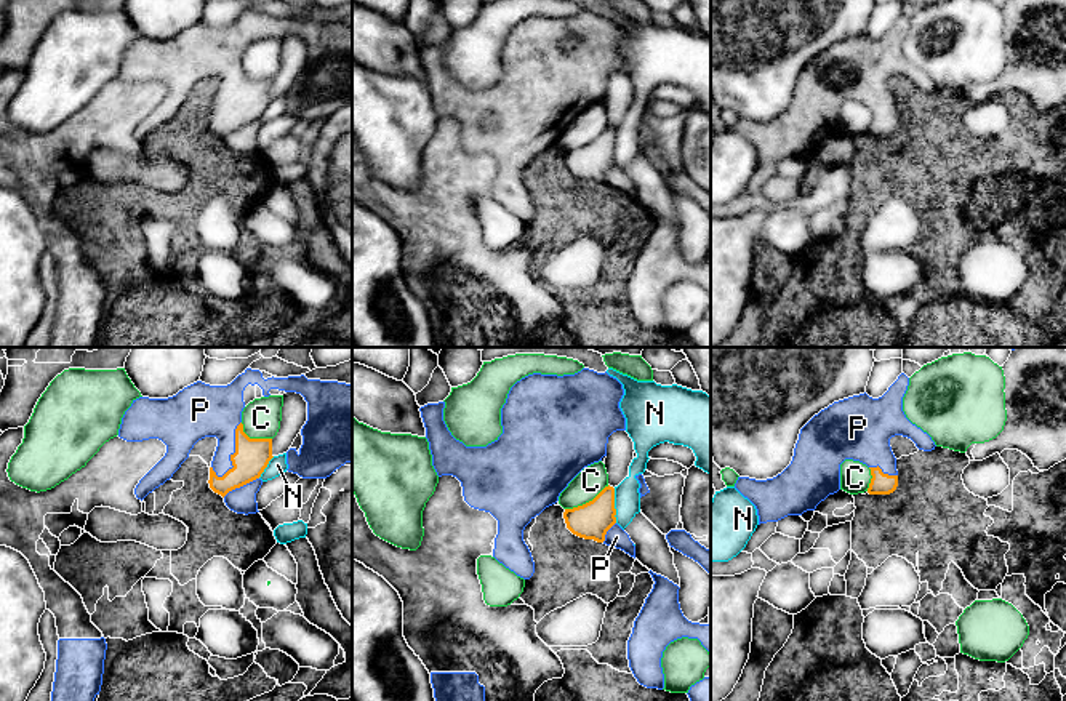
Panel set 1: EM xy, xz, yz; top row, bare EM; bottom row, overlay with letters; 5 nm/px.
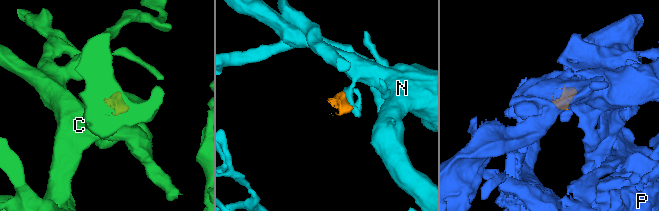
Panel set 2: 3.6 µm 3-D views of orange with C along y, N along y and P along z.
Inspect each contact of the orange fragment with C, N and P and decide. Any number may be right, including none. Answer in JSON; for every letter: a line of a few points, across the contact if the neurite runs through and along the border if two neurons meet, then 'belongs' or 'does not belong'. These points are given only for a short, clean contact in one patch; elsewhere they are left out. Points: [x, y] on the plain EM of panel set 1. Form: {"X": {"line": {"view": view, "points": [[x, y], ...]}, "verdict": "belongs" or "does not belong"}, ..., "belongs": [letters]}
{"C": {"verdict": "does not belong"}, "N": {"line": {"view": "xz", "points": [[613, 130], [617, 164]]}, "verdict": "does not belong"}, "P": {"verdict": "belongs"}, "belongs": ["P"]}

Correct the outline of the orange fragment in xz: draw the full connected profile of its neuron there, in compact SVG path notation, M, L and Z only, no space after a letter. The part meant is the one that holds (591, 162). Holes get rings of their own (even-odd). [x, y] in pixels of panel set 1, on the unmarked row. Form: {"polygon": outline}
{"polygon": "M610 126L592 142L563 154L567 170L573 176L621 190L635 200L635 187L629 176L616 165L615 157L615 130Z"}

